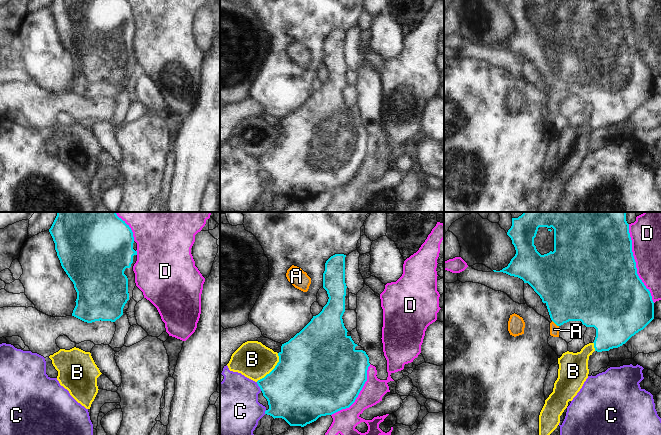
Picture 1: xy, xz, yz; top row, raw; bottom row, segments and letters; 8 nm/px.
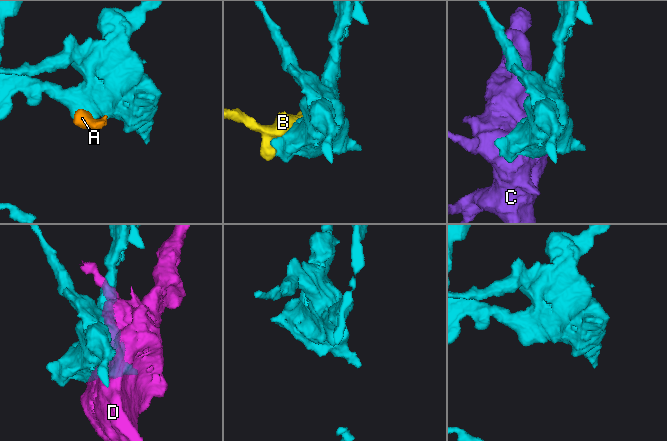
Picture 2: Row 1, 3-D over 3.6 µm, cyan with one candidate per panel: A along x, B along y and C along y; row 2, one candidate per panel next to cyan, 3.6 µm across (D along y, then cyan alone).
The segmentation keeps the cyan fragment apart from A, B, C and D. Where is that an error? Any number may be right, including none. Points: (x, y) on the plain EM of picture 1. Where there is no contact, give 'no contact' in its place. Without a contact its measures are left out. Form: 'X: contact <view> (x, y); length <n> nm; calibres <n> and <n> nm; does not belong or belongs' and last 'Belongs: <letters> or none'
A: contact yz (555, 99); length 80 nm; calibres 400 and 80 nm; belongs
B: contact xz (273, 145); length 300 nm; calibres 500 and 300 nm; does not belong
C: contact xz (258, 161); length 80 nm; calibres 400 and 400 nm; does not belong
D: contact yz (635, 39); length 650 nm; calibres 500 and 240 nm; does not belong
Belongs: A

